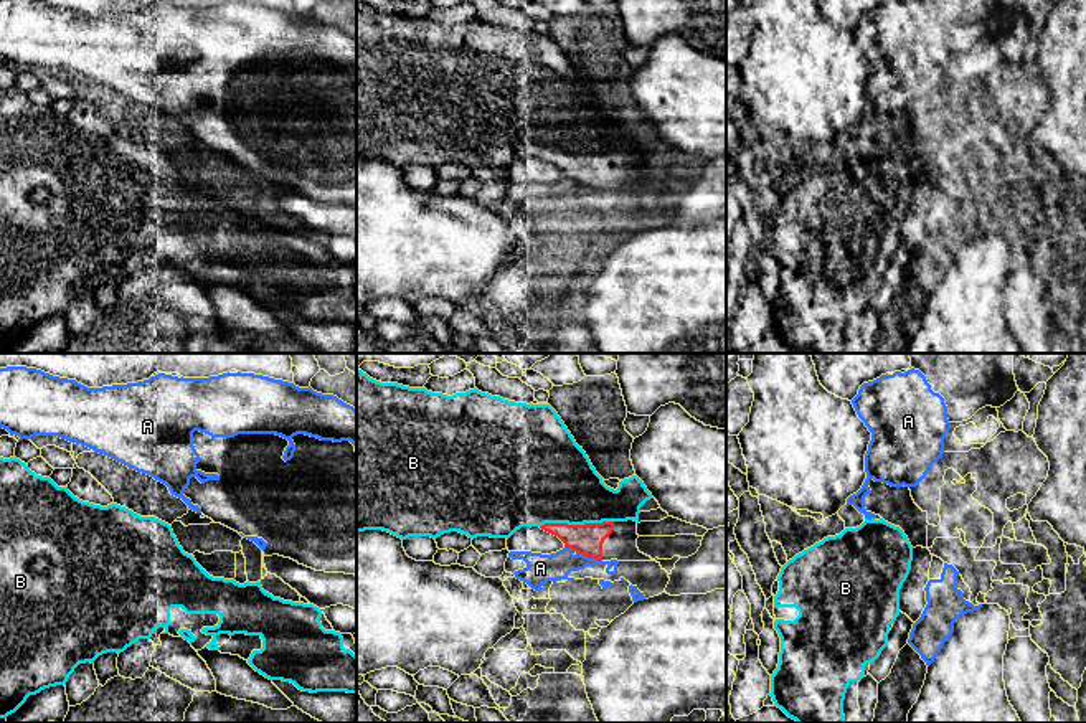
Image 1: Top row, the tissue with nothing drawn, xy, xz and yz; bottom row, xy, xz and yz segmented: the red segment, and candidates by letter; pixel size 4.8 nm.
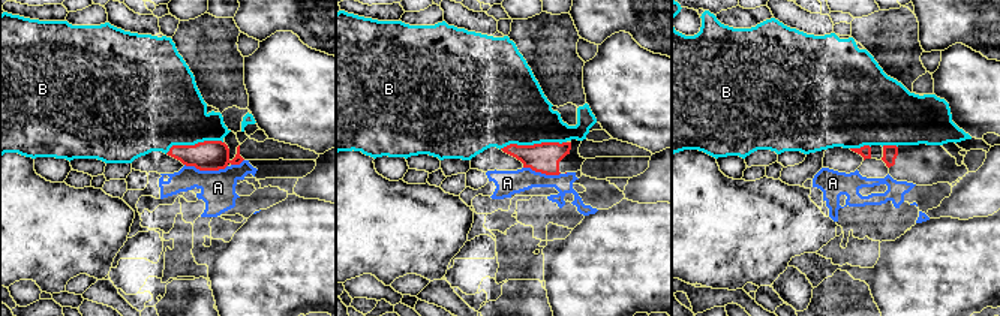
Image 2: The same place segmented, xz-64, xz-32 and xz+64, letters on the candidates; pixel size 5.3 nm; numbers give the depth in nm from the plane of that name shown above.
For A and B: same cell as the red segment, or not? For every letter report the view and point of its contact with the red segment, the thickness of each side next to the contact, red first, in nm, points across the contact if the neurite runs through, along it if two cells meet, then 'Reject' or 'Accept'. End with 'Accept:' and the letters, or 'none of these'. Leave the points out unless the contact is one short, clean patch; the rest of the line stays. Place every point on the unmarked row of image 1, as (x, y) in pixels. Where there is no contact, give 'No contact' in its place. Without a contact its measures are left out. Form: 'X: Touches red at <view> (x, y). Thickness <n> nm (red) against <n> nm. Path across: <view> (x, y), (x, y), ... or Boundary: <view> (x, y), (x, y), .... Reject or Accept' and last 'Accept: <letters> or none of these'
A: Touches red at xz (590, 187). Thickness 150 nm (red) against 140 nm. Boundary: xz (576, 182), (601, 190). Reject
B: Touches red at xz (576, 155). Thickness 150 nm (red) against 420 nm. Accept
Accept: B

